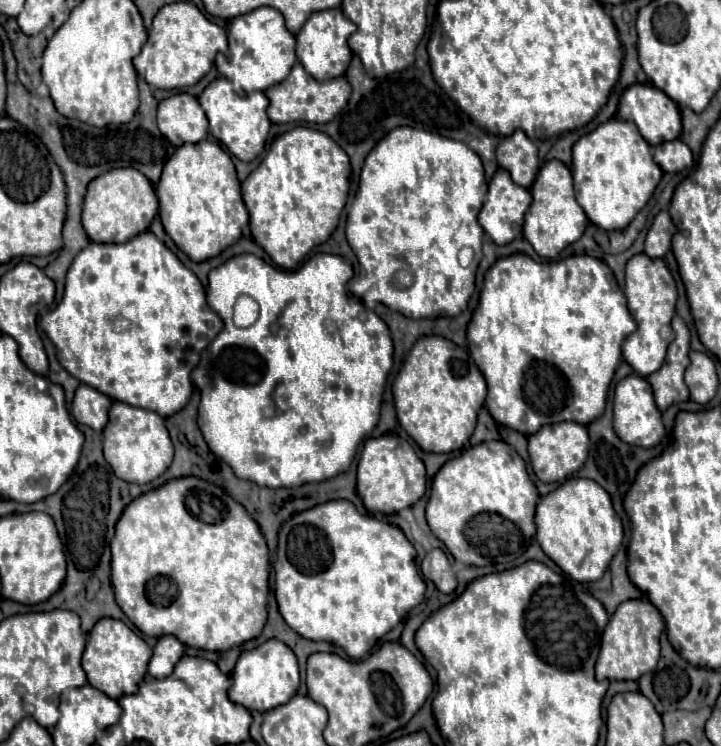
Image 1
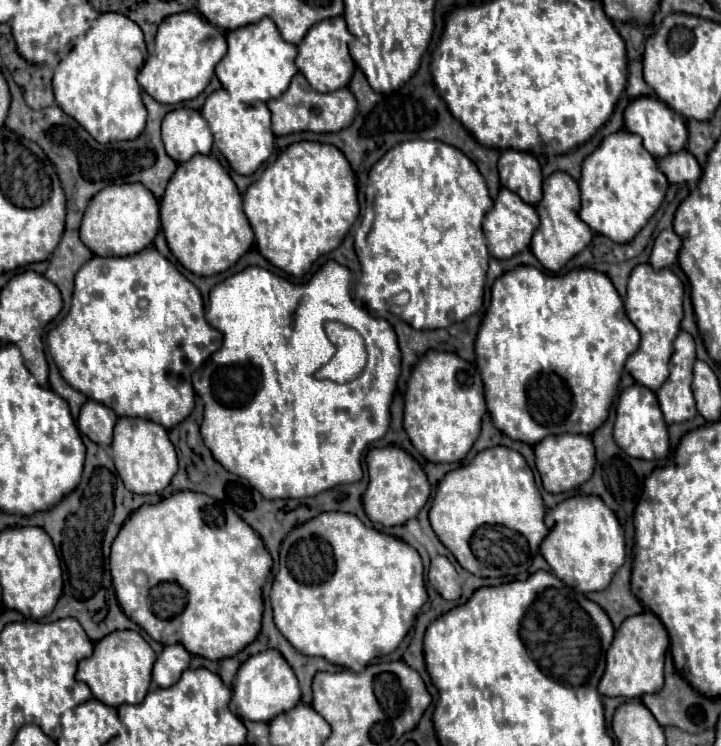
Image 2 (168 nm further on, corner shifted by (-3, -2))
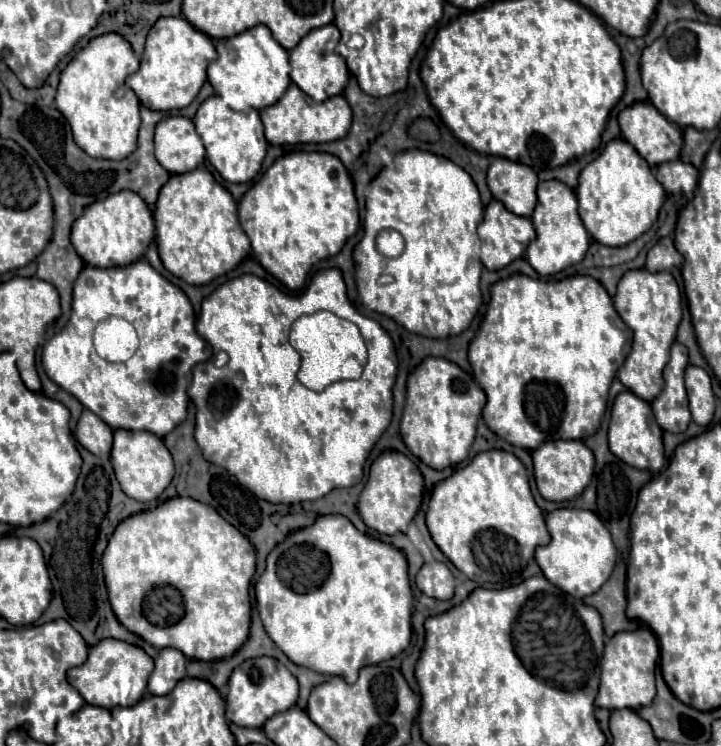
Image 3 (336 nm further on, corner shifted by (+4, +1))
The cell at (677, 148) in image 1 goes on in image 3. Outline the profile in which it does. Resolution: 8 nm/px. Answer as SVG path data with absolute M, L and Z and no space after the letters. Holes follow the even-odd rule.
M680 159L666 161L654 169L654 177L668 193L692 193L698 183L698 169Z

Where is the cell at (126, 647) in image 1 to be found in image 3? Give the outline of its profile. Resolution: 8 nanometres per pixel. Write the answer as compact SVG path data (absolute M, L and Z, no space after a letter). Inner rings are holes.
M104 639L98 645L90 647L86 663L68 669L68 683L90 705L100 705L106 709L112 709L116 705L128 707L144 697L146 681L152 669L154 669L152 657L138 645L130 645L120 639Z

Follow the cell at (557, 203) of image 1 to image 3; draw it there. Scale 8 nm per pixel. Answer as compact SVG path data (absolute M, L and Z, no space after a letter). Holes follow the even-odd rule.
M558 179L538 183L538 203L530 217L534 223L534 229L536 229L536 239L528 245L526 259L540 275L544 275L544 277L554 275L554 273L566 269L568 265L582 261L582 257L590 245L590 237L588 237L588 231L584 229L584 223L580 221L580 215L576 209L578 209L576 195L566 183L562 183Z

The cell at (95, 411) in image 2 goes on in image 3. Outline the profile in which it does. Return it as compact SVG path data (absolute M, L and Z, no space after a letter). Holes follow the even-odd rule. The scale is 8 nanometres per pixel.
M84 409L78 419L78 425L76 425L76 439L90 453L108 455L110 447L112 447L112 427L106 425L92 411Z

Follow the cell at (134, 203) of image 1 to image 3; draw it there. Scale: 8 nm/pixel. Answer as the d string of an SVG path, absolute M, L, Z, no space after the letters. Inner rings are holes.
M120 191L102 201L94 201L72 225L72 245L88 265L116 267L128 265L144 257L150 241L154 239L154 219L146 201L132 193Z

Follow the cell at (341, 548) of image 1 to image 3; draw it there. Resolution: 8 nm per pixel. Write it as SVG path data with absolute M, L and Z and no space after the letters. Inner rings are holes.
M320 515L314 525L290 533L266 561L266 571L254 585L260 619L278 649L296 665L318 673L356 681L360 667L396 657L410 643L414 593L404 551L360 533L344 515Z

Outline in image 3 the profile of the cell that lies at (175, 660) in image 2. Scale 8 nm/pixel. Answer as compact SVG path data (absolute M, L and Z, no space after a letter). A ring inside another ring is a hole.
M160 649L154 661L154 671L148 677L152 695L166 695L186 675L186 657L178 649Z

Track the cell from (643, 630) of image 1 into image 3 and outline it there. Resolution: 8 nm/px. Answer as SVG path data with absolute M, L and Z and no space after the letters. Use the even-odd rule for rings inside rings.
M638 627L634 631L620 631L608 639L602 655L600 691L596 695L596 705L606 709L640 709L650 705L656 695L654 669L660 655L658 641L648 627Z

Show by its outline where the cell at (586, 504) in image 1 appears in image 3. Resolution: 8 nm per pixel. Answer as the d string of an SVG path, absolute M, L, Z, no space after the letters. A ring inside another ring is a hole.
M562 507L546 515L546 527L550 543L536 547L536 563L544 577L576 599L596 593L608 581L616 563L616 547L604 523L592 511Z

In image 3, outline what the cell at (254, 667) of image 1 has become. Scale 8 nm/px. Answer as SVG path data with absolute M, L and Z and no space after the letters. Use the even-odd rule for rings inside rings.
M272 657L248 659L242 665L238 665L230 675L226 695L226 719L240 727L262 727L264 721L274 713L294 707L296 697L298 681L296 677L292 677L292 673L288 673L284 665L280 665L280 661Z

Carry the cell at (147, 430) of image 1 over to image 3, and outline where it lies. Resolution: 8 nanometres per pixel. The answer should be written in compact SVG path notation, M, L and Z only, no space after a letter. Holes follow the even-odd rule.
M116 429L114 431L114 443L112 443L112 467L116 473L116 479L120 481L120 487L128 497L136 501L152 501L156 499L172 481L174 477L174 463L172 455L166 449L164 441L148 431L128 431L128 429Z

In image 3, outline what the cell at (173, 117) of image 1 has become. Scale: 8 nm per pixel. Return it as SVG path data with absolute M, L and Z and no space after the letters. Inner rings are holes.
M170 115L156 125L156 159L168 173L186 173L204 165L206 153L192 119Z

